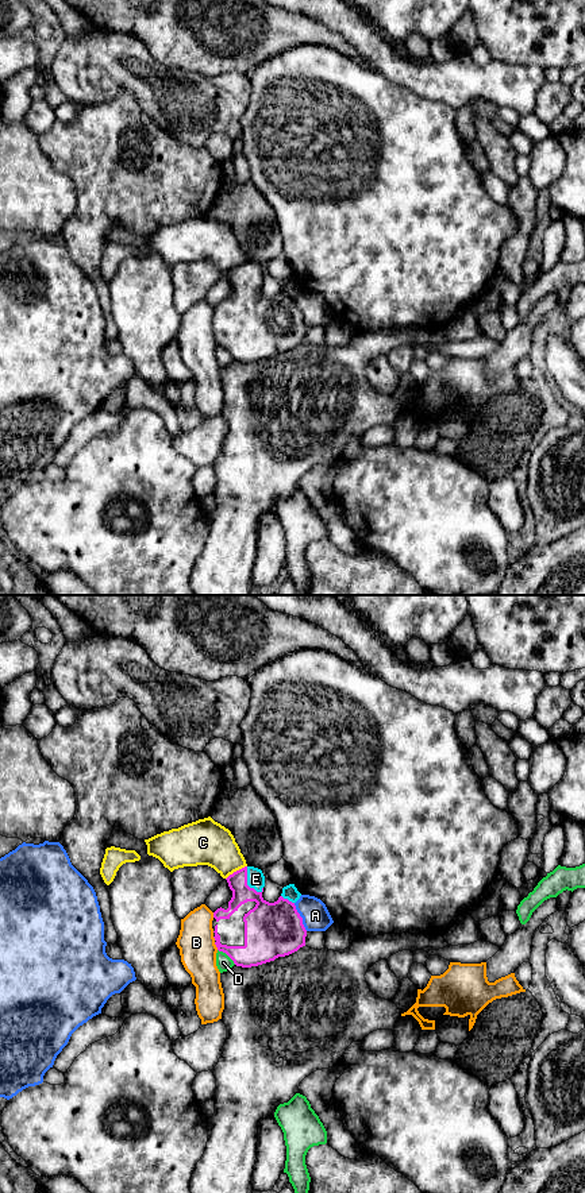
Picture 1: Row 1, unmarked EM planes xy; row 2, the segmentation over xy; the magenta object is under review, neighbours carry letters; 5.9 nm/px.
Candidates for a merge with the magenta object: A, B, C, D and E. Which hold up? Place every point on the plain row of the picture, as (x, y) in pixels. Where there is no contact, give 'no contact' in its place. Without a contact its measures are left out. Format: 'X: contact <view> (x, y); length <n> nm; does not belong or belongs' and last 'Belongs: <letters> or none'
A: contact xy (300, 312); length 190 nm; does not belong
B: contact xy (216, 342); length 50 nm; does not belong
C: contact xy (237, 266); length 150 nm; does not belong
D: contact xy (227, 350); length 140 nm; does not belong
E: contact xy (246, 278); length 180 nm; belongs
Belongs: E

